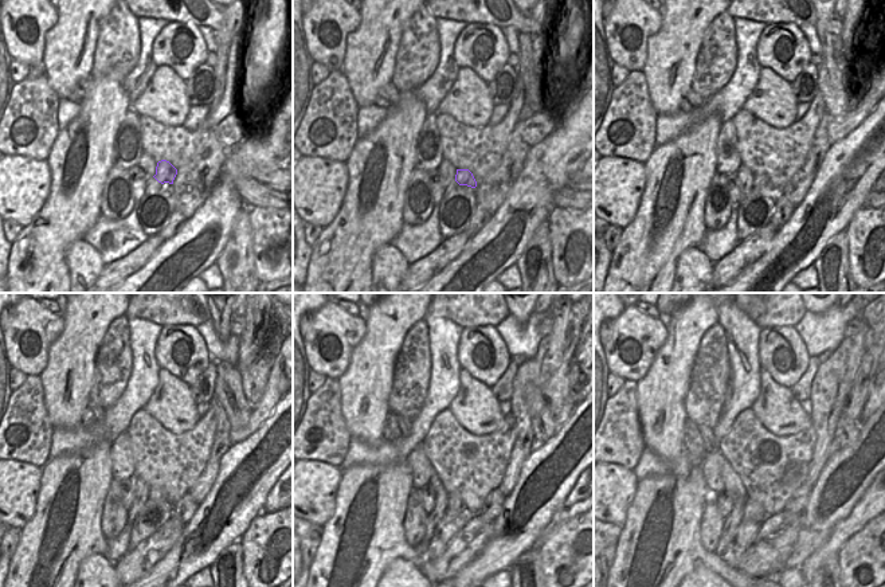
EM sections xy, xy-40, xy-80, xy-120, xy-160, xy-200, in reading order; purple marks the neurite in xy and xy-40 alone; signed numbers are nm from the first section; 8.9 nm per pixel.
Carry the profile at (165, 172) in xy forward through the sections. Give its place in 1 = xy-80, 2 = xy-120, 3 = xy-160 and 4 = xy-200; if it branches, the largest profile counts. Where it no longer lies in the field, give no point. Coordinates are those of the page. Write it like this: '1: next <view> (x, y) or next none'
1: next xy-80 (762, 184)
2: next xy-120 (153, 493)
3: next xy-160 (454, 504)
4: next xy-200 (752, 511)

